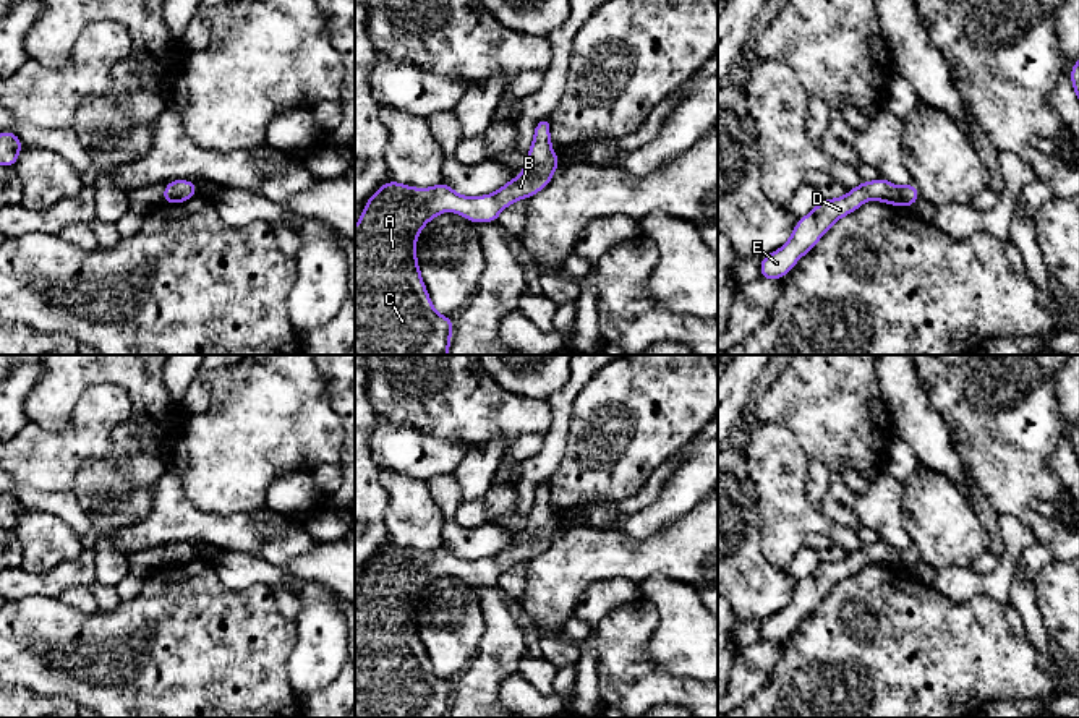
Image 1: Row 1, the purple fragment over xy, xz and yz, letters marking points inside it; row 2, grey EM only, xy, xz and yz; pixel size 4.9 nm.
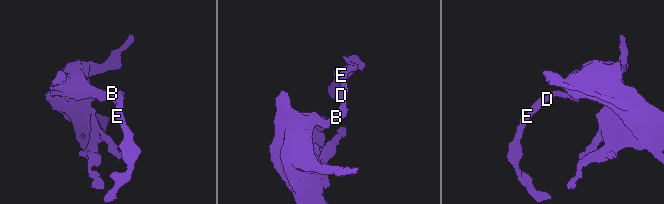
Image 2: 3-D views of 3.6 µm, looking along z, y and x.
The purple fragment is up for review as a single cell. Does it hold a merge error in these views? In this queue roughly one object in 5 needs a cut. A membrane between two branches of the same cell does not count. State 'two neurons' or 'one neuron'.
one neuron

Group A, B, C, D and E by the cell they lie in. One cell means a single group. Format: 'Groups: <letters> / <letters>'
Groups: A B C D E

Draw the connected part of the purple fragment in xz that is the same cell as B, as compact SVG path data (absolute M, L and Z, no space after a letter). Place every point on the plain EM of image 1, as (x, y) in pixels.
M551 480L541 481L533 496L533 507L528 512L528 524L523 535L501 549L496 556L484 559L463 559L455 556L444 545L433 551L413 551L394 543L384 546L361 574L355 590L355 716L356 718L447 718L454 686L450 679L434 674L421 634L416 624L416 600L436 579L452 574L473 587L497 585L497 579L517 562L531 561L551 546L551 540L561 528L554 517L549 499Z

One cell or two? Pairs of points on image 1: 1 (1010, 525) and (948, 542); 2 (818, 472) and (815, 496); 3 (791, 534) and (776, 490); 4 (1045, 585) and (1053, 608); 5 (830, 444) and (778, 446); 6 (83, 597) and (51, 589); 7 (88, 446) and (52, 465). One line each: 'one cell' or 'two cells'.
1: two cells
2: one cell
3: one cell
4: one cell
5: two cells
6: two cells
7: one cell

